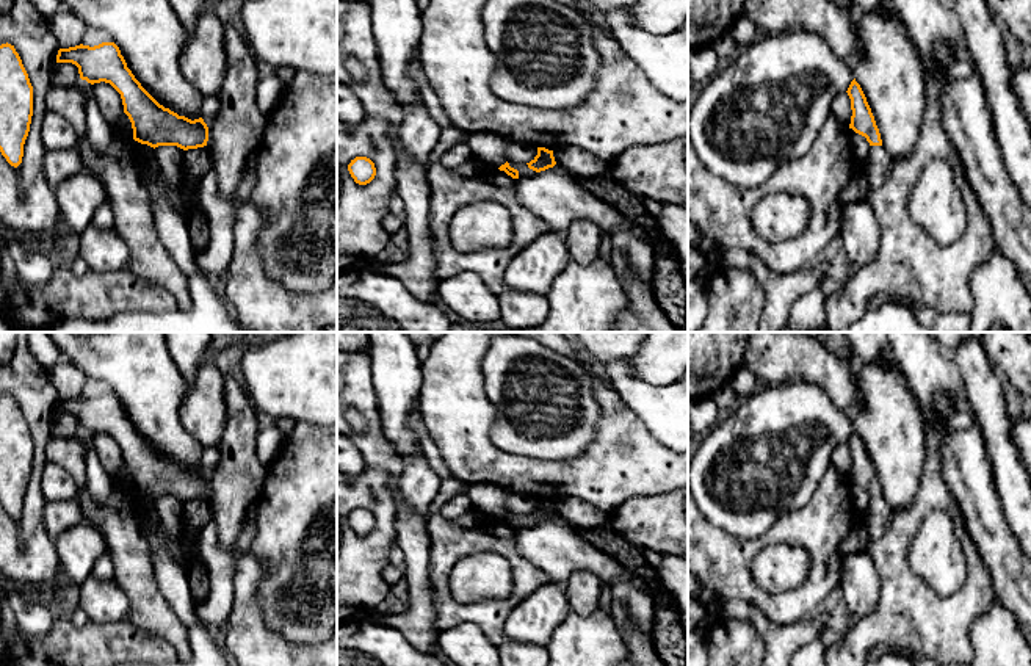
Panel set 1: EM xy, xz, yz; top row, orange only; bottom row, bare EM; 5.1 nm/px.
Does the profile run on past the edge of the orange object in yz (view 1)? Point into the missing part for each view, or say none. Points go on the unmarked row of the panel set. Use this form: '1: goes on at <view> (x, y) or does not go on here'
1: does not go on here

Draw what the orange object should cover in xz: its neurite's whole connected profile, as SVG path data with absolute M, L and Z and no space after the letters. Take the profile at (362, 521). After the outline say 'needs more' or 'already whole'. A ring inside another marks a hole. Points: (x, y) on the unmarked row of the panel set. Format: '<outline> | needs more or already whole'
M356 508L348 516L348 522L356 534L367 536L370 534L376 527L374 514L367 508Z | already whole

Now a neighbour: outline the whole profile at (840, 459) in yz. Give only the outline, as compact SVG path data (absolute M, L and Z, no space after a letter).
M841 443L834 450L830 465L835 467L841 475L849 478L852 461L848 443Z

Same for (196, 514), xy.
M207 497L185 501L182 512L183 533L177 542L183 548L185 558L188 561L186 575L196 603L205 602L210 592L207 566L201 559L194 545L199 533L210 520L213 520L213 512L212 501Z

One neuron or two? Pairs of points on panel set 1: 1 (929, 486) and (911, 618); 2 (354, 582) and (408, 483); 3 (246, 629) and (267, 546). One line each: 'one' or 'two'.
1: one
2: two
3: two

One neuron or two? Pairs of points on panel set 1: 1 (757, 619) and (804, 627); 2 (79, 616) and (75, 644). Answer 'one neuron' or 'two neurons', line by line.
1: one neuron
2: two neurons

